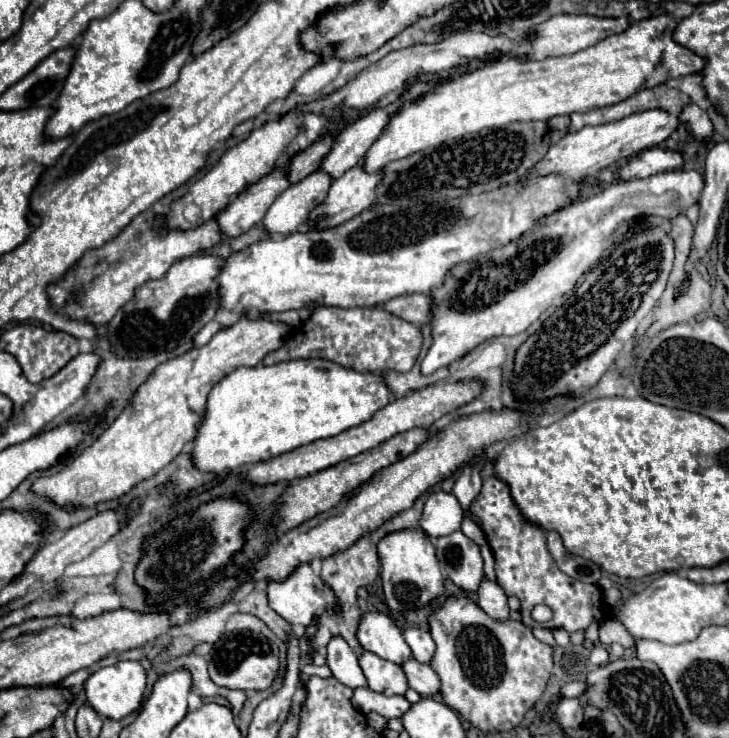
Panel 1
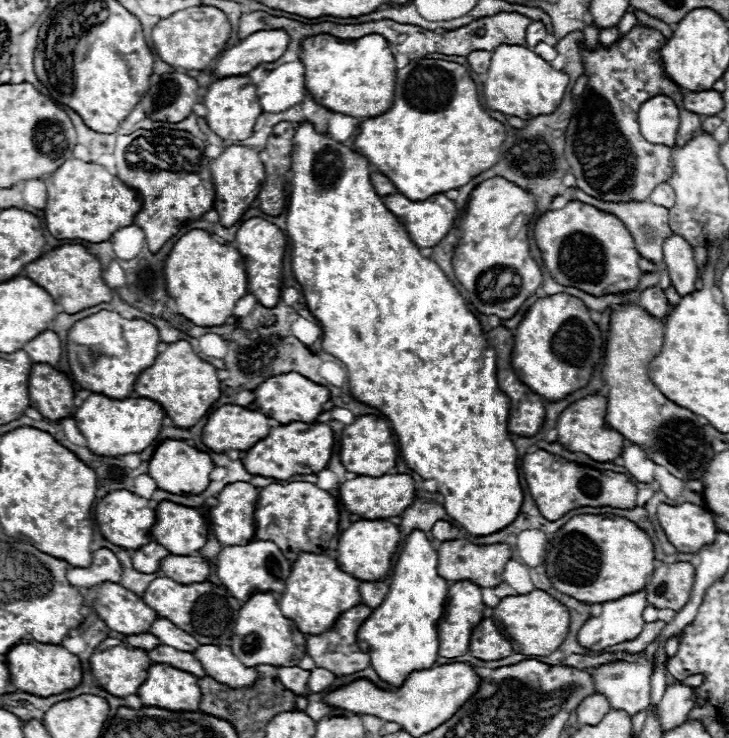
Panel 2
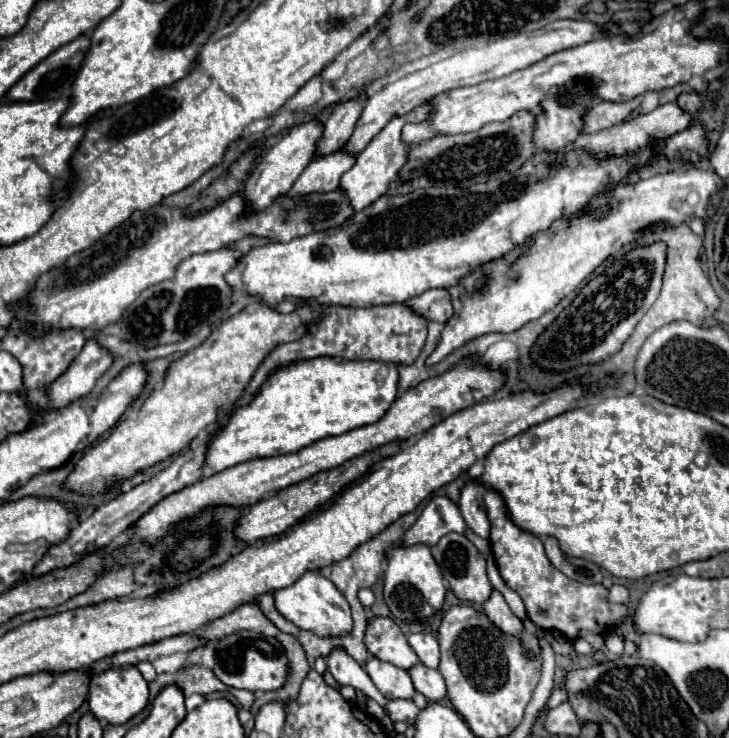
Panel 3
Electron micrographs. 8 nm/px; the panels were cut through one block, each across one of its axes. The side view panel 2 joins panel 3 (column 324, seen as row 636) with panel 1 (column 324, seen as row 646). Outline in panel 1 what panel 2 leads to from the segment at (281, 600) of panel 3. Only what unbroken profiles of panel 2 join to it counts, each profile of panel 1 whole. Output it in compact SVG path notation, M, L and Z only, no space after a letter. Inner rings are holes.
M298 564L298 568L294 568L294 572L290 572L290 576L282 582L268 580L268 606L292 626L308 626L314 616L322 614L324 608L338 610L336 606L332 606L332 602L336 602L334 592L320 580L320 576L312 572L310 564Z

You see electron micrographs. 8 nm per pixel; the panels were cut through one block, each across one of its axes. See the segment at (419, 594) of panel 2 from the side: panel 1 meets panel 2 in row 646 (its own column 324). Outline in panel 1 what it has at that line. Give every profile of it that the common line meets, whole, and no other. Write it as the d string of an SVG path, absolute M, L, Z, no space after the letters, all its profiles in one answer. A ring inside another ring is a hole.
M310 358L280 362L274 366L260 364L254 368L238 368L214 384L208 394L206 412L192 442L192 462L200 472L222 474L240 470L242 466L270 460L314 440L332 438L352 426L358 426L382 410L388 404L388 398L390 390L380 374L362 374L342 368L330 360Z

